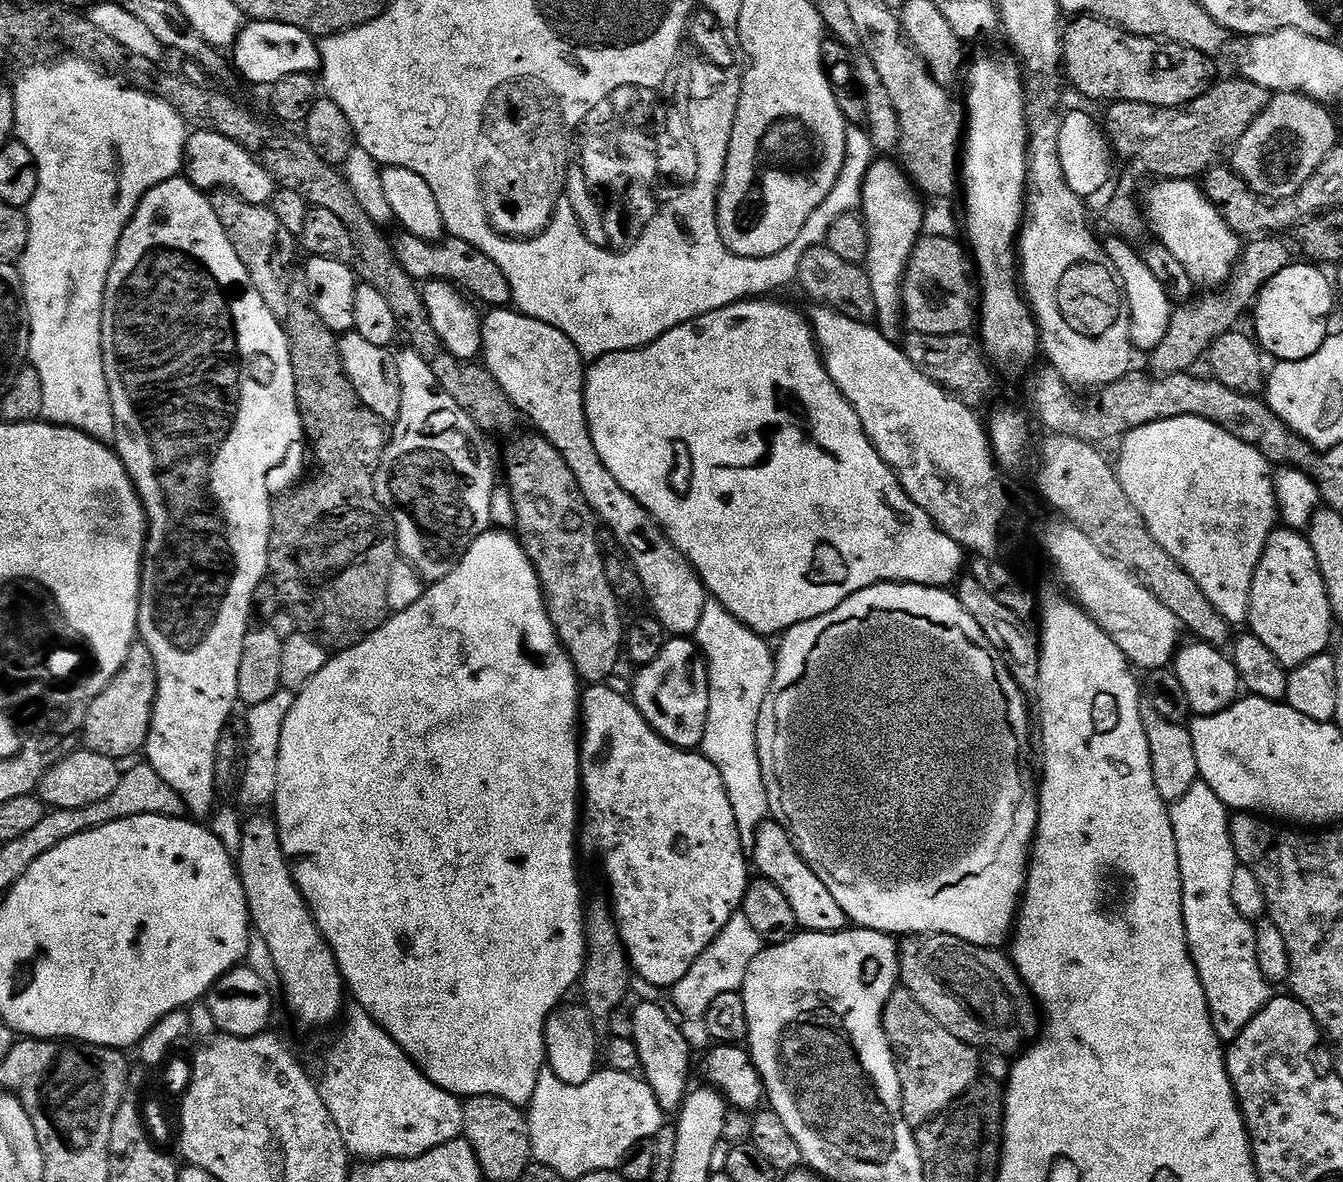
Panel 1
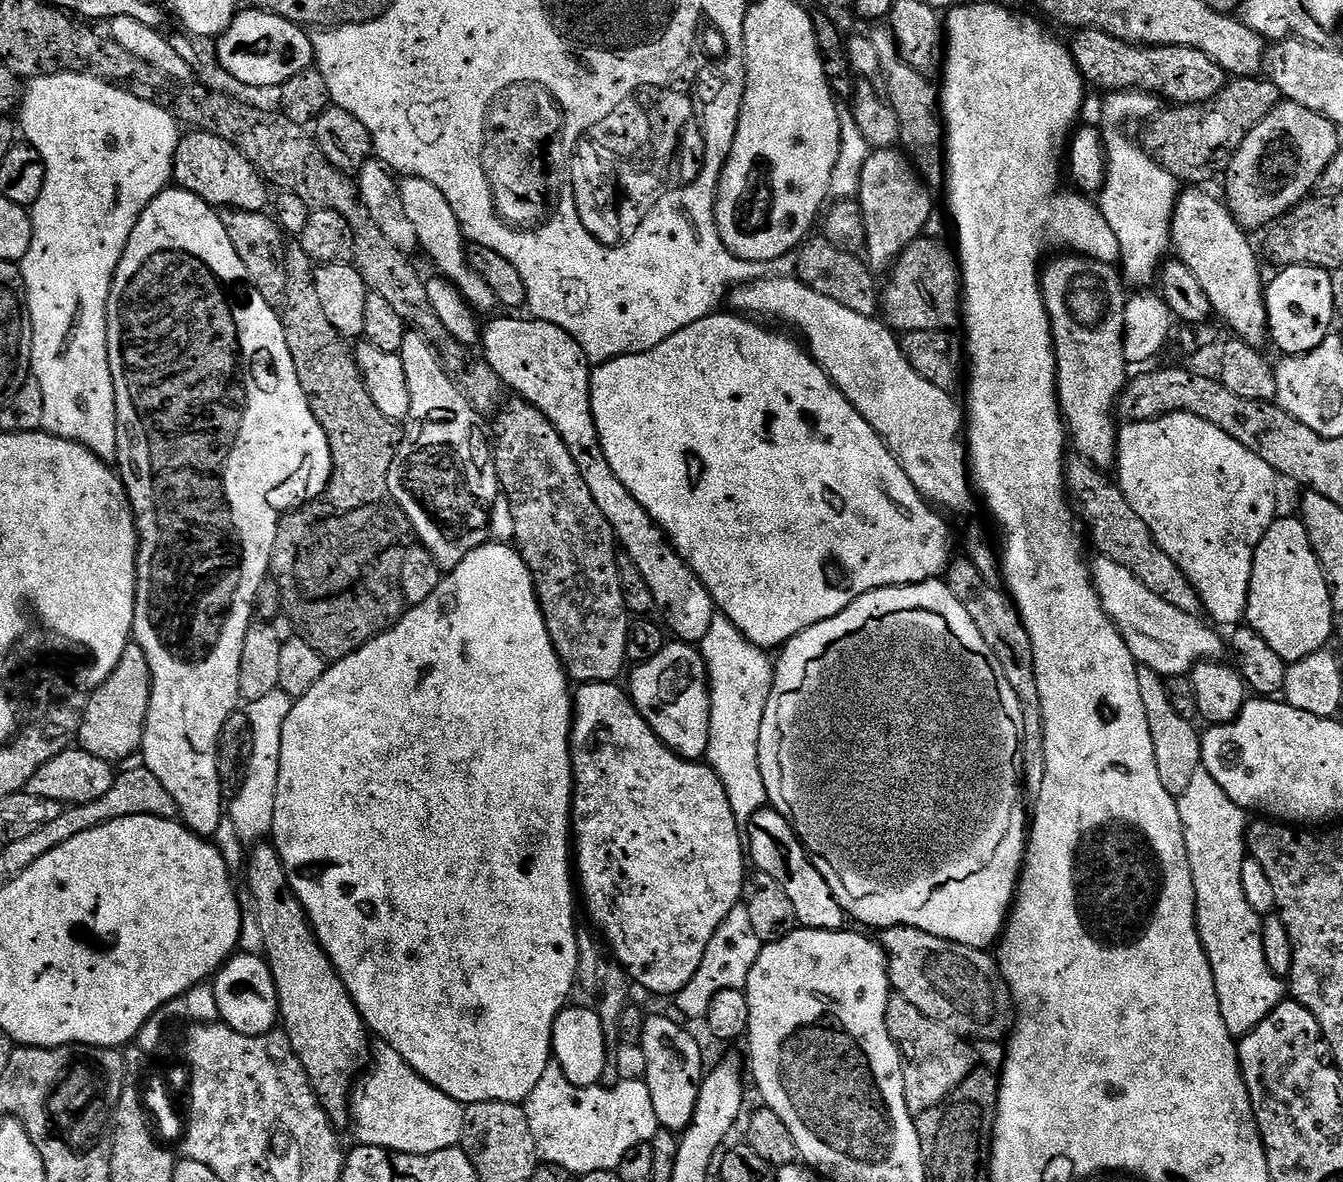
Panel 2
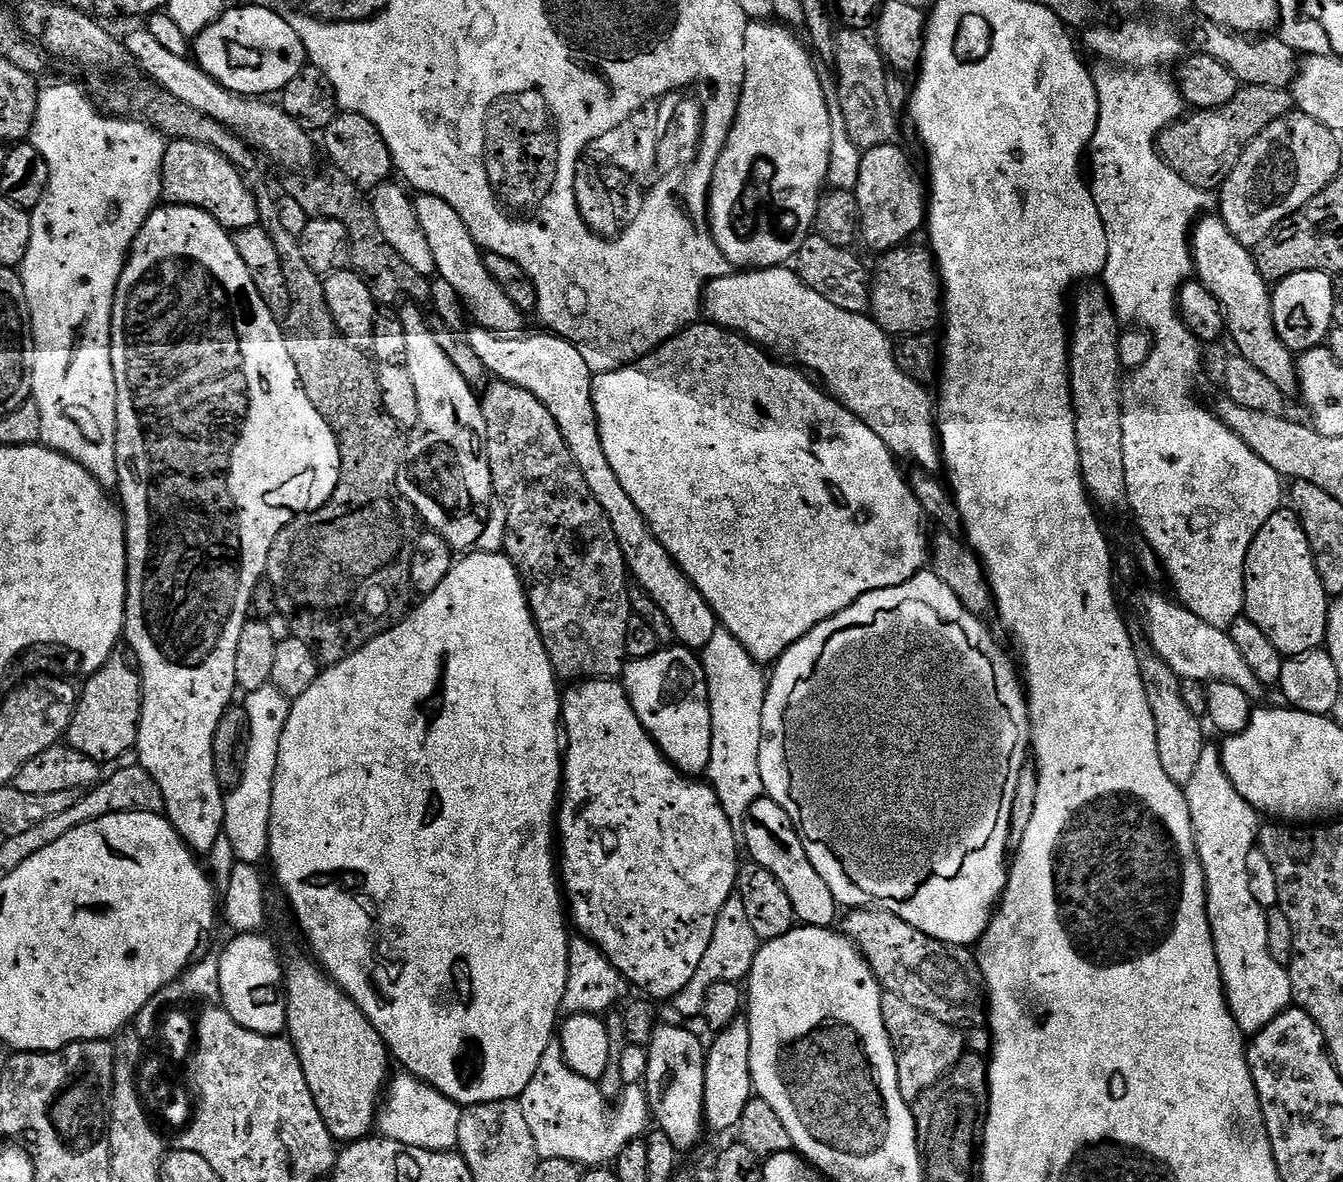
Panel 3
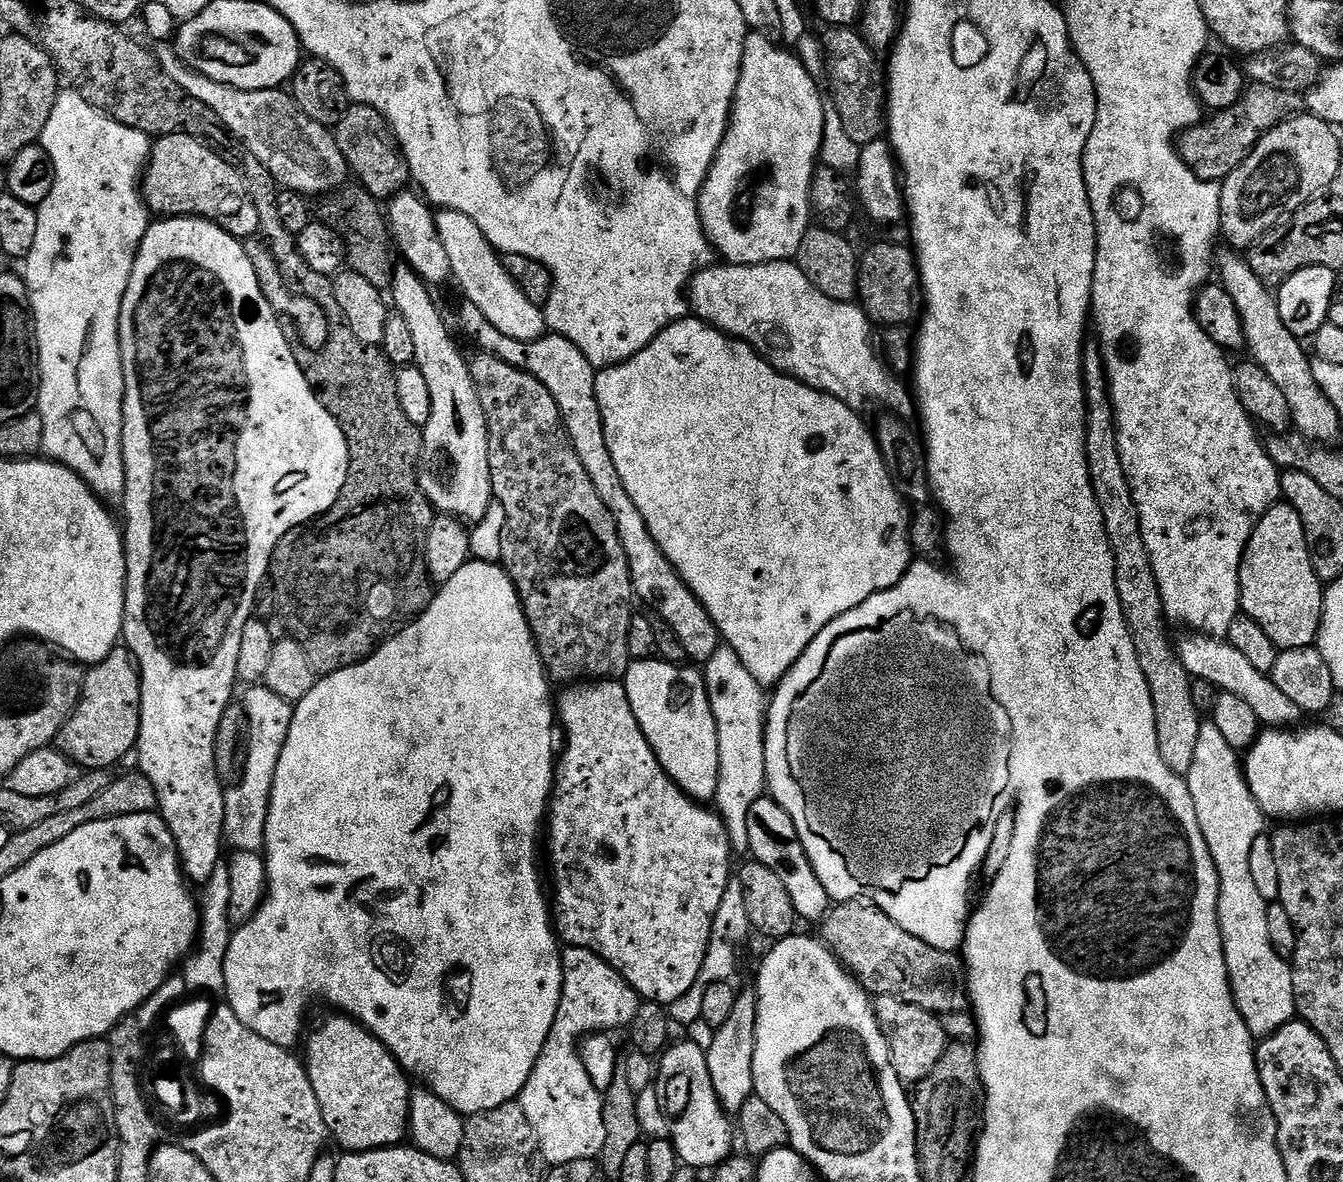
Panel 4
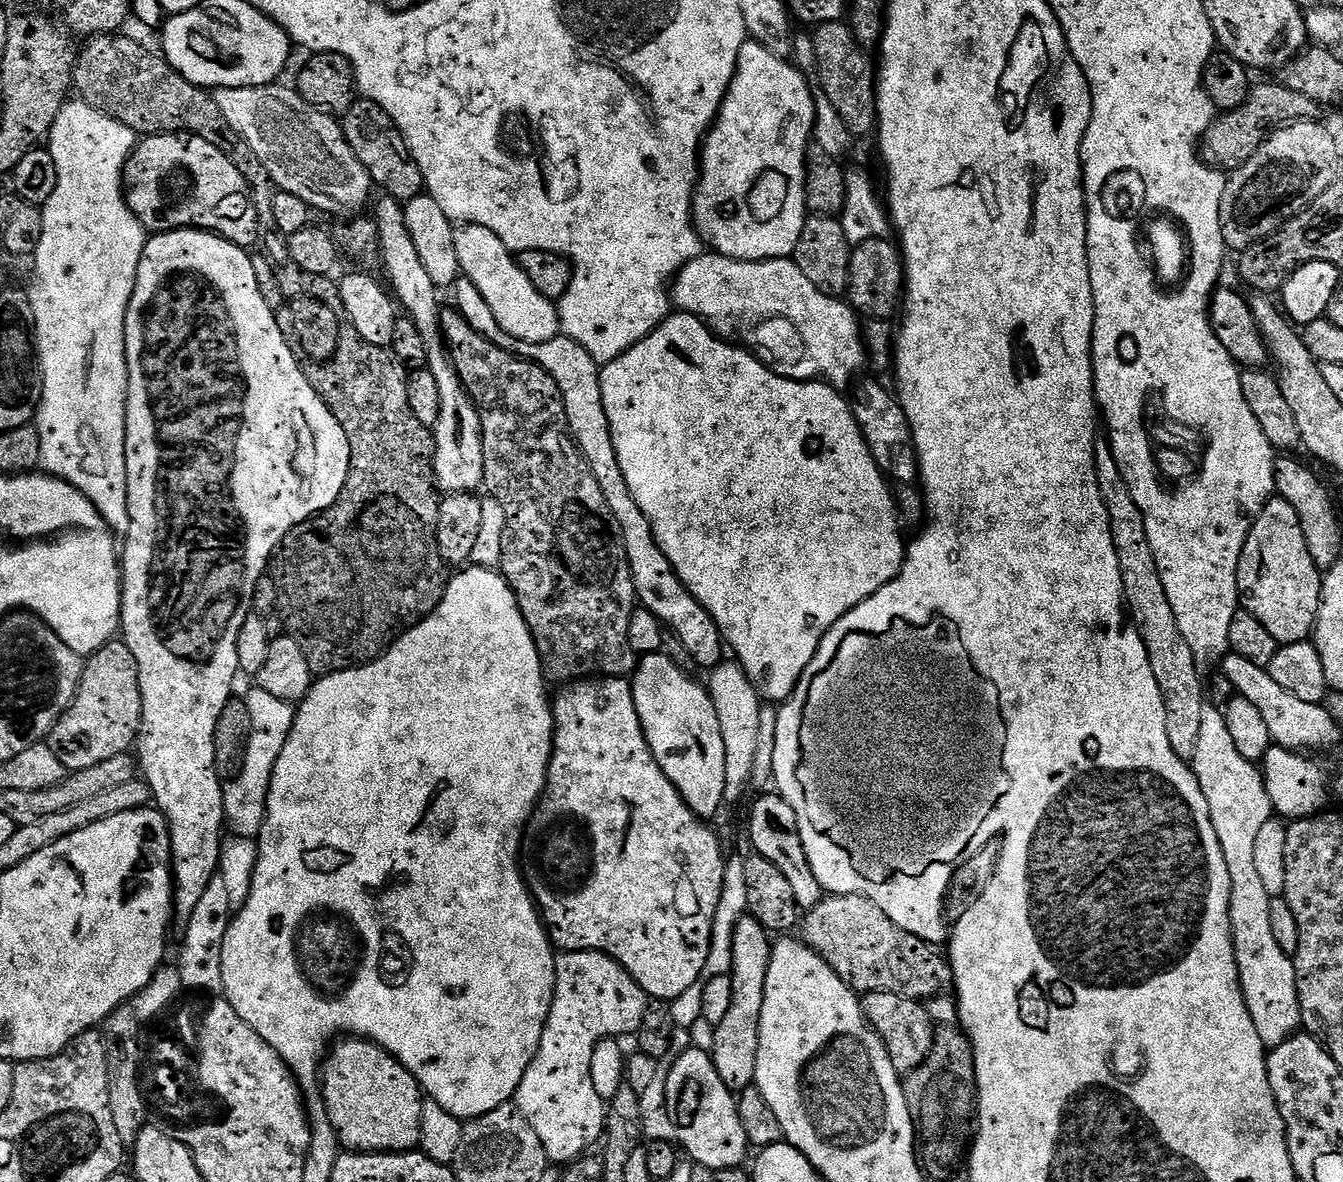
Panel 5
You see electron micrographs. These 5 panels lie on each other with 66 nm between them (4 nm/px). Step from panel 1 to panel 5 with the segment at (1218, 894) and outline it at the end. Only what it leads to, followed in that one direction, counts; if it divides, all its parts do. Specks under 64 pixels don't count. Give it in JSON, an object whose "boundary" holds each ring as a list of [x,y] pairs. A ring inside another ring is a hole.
{"boundary":[[[1205,706],[1202,710],[1198,750],[1194,750],[1194,758],[1190,763],[1192,773],[1202,786],[1202,794],[1206,794],[1214,834],[1218,836],[1218,846],[1222,846],[1226,870],[1230,870],[1230,926],[1234,942],[1234,958],[1238,962],[1240,989],[1244,995],[1246,1010],[1250,1010],[1250,1018],[1254,1018],[1258,1038],[1262,1038],[1265,1049],[1271,1050],[1289,1040],[1302,1024],[1296,985],[1296,965],[1293,957],[1287,956],[1282,946],[1278,946],[1278,941],[1274,939],[1274,934],[1270,930],[1270,906],[1274,898],[1263,885],[1258,870],[1254,870],[1254,841],[1258,838],[1262,826],[1266,826],[1266,822],[1273,819],[1272,799],[1264,785],[1263,771],[1253,761],[1238,754],[1238,746],[1234,746],[1234,737],[1230,735],[1230,726],[1226,726],[1226,718],[1219,708]]]}

